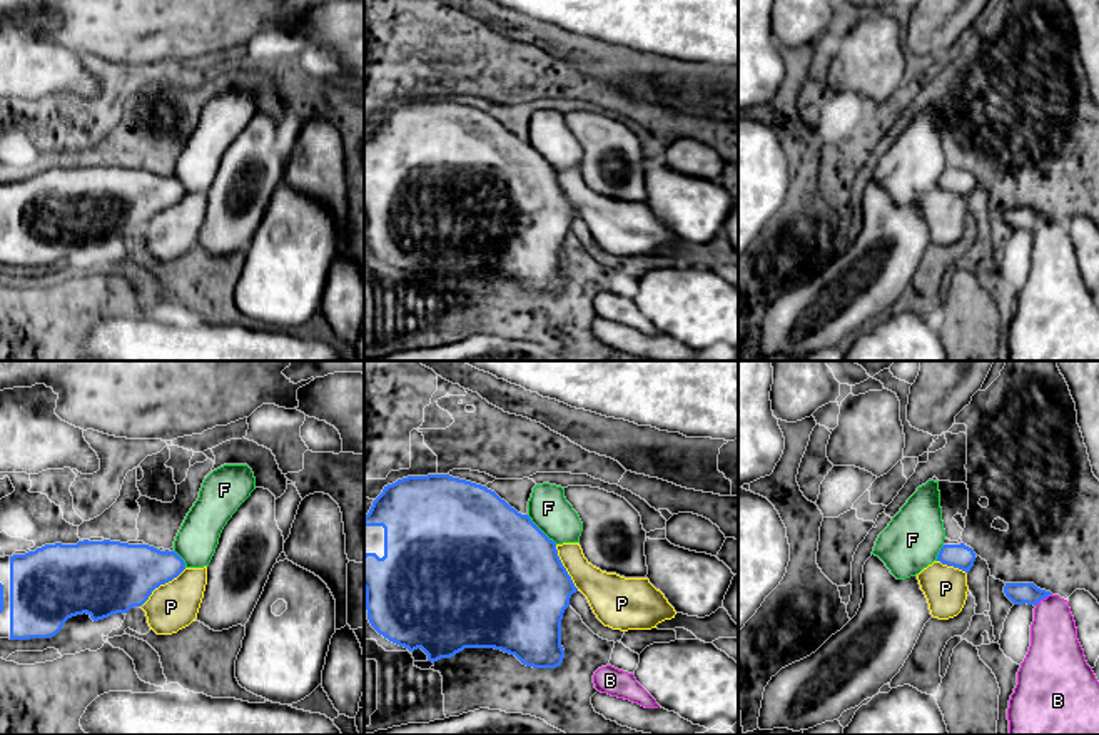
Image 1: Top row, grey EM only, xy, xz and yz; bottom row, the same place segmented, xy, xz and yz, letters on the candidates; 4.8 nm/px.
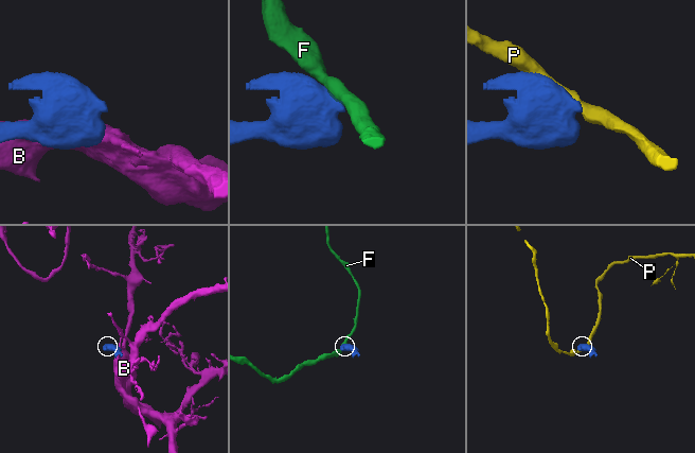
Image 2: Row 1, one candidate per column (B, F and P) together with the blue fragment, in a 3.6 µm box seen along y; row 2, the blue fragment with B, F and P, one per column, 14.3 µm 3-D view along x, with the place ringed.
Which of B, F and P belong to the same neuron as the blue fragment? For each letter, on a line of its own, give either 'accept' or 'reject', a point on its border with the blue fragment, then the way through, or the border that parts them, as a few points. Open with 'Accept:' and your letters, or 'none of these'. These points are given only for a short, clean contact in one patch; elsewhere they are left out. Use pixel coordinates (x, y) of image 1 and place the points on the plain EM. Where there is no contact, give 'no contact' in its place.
Accept: none of these
B: reject | yz (1043, 224)
F: reject | xz (540, 156) | along xz (526, 141), (557, 169)
P: reject | xy (161, 209)

